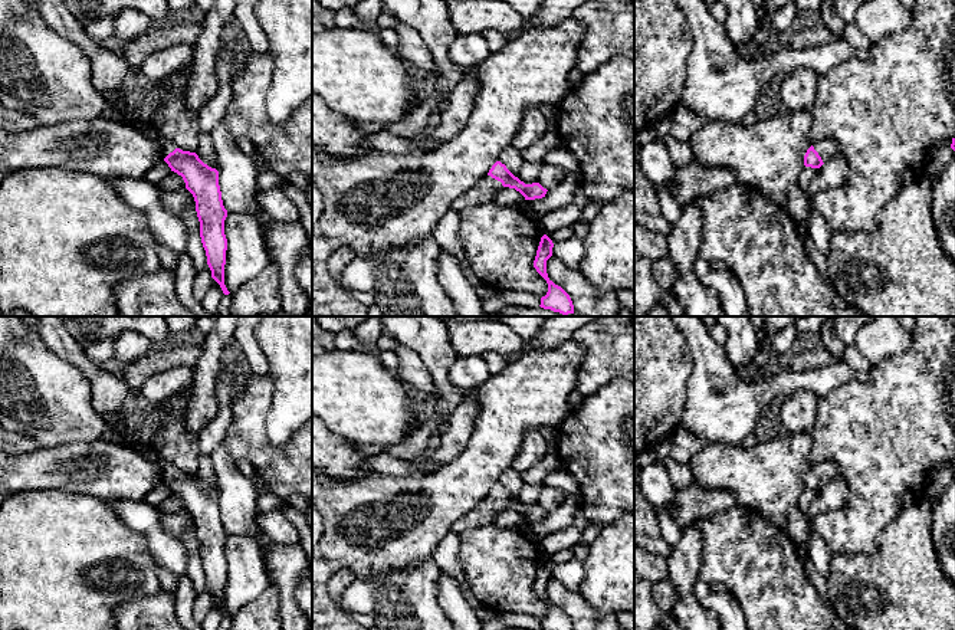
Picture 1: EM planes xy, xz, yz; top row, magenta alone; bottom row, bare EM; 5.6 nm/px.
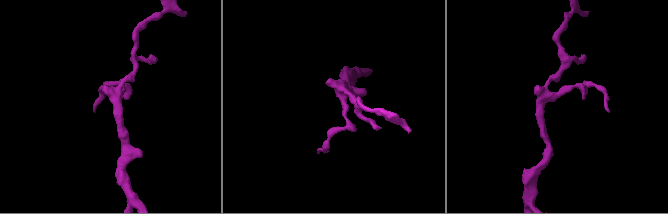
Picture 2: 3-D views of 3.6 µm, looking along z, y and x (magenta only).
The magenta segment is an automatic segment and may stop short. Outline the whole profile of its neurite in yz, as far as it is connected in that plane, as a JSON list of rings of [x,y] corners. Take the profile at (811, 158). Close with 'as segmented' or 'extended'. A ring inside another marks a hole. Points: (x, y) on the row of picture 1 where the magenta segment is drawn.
[[[815,138],[813,145],[804,155],[804,165],[811,168],[820,168],[824,163],[840,154],[840,150],[834,140]]]; extended

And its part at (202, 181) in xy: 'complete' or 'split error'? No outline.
split error

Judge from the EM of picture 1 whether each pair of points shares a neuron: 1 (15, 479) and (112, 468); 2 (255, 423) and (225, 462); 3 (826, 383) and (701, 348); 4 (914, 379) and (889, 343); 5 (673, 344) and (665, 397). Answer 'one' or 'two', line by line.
1: one
2: two
3: one
4: two
5: one

